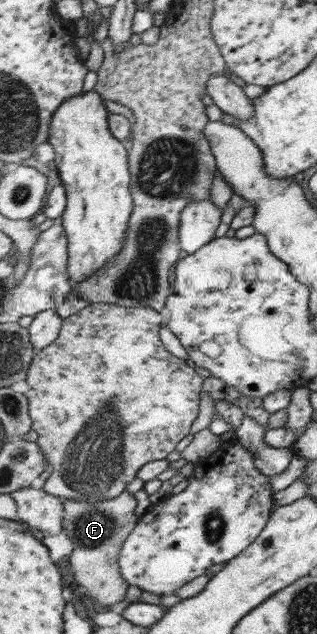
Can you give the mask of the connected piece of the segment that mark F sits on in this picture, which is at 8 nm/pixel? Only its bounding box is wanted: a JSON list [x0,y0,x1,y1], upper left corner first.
[63,490,140,609]

